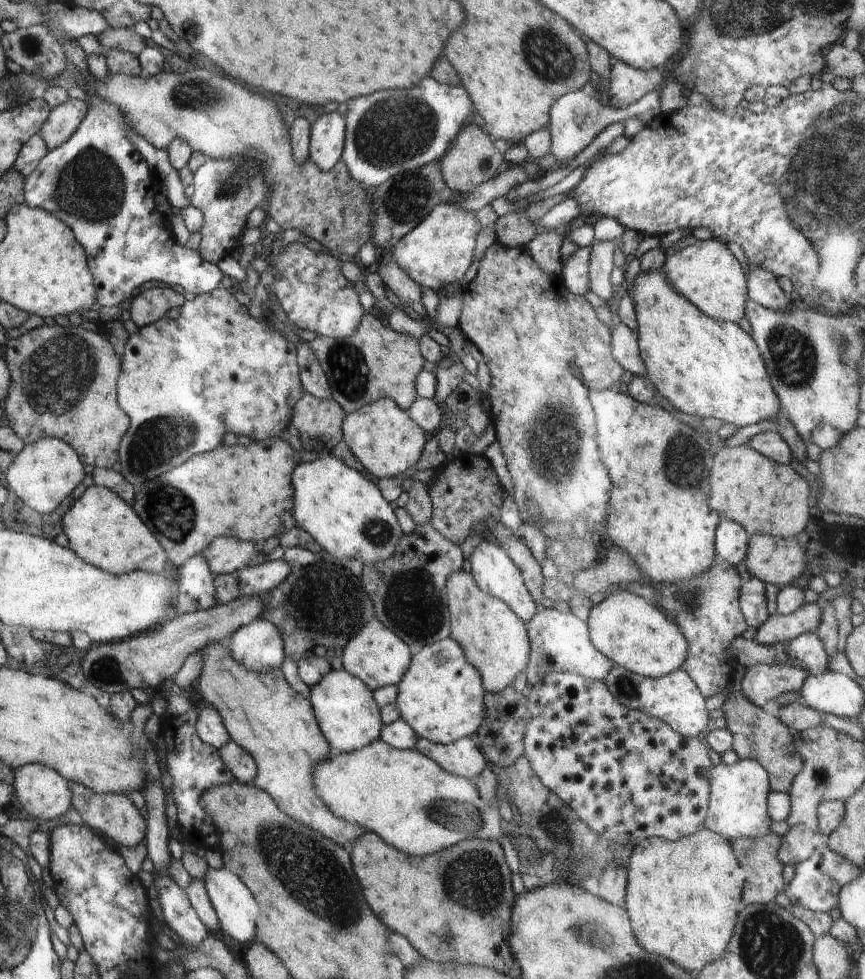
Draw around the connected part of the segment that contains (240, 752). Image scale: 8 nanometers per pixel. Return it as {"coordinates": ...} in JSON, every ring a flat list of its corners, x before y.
{"coordinates":[[232,740,219,749,219,753,236,781,246,784,253,782,257,775,257,764,251,753]]}

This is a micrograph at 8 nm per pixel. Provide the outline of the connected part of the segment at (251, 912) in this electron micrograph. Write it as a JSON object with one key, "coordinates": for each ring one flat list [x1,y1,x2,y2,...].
{"coordinates":[[226,867,219,869,209,868,203,878,210,902,214,905,218,920,219,928,224,930,238,940,240,944,253,941,257,918,259,917,259,908,250,889,244,884,243,880,237,874,229,871]]}

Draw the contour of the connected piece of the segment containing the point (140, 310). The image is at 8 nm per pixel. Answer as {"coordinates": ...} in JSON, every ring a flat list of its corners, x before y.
{"coordinates":[[158,286,140,291,138,296,130,300,130,309,126,313,126,317,132,319,136,326,142,328,147,324,155,323,162,316,166,317,166,312,170,308,183,306,184,296,174,292,172,288]]}

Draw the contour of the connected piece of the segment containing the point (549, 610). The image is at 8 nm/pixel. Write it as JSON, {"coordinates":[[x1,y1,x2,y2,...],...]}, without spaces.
{"coordinates":[[538,607,537,613,530,622,526,623,527,635,529,636,530,654,525,671,529,686,537,685,542,676,546,676,550,671,571,672,593,681,603,681,610,669,614,666,613,662,590,642,589,628,572,611,560,612,555,607]]}

